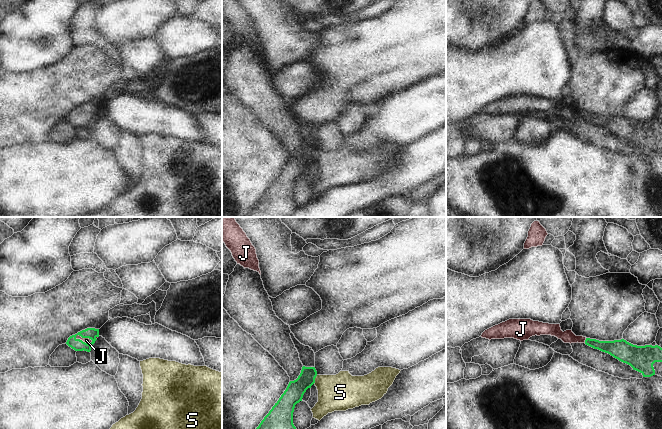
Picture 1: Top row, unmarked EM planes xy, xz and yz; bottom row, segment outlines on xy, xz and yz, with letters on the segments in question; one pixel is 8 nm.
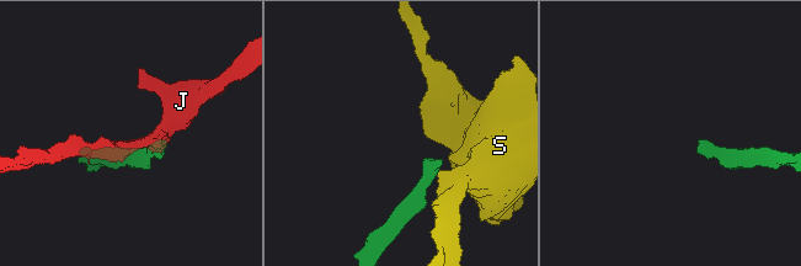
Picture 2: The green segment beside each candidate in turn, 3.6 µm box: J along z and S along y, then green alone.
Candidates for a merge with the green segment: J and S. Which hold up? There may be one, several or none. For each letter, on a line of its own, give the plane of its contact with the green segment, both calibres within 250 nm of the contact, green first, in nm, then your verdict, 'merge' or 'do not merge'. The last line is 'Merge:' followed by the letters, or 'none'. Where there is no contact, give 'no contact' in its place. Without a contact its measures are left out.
J: xy | 100/50 nm | merge
S: xz | 150/300 nm | do not merge
Merge: J

